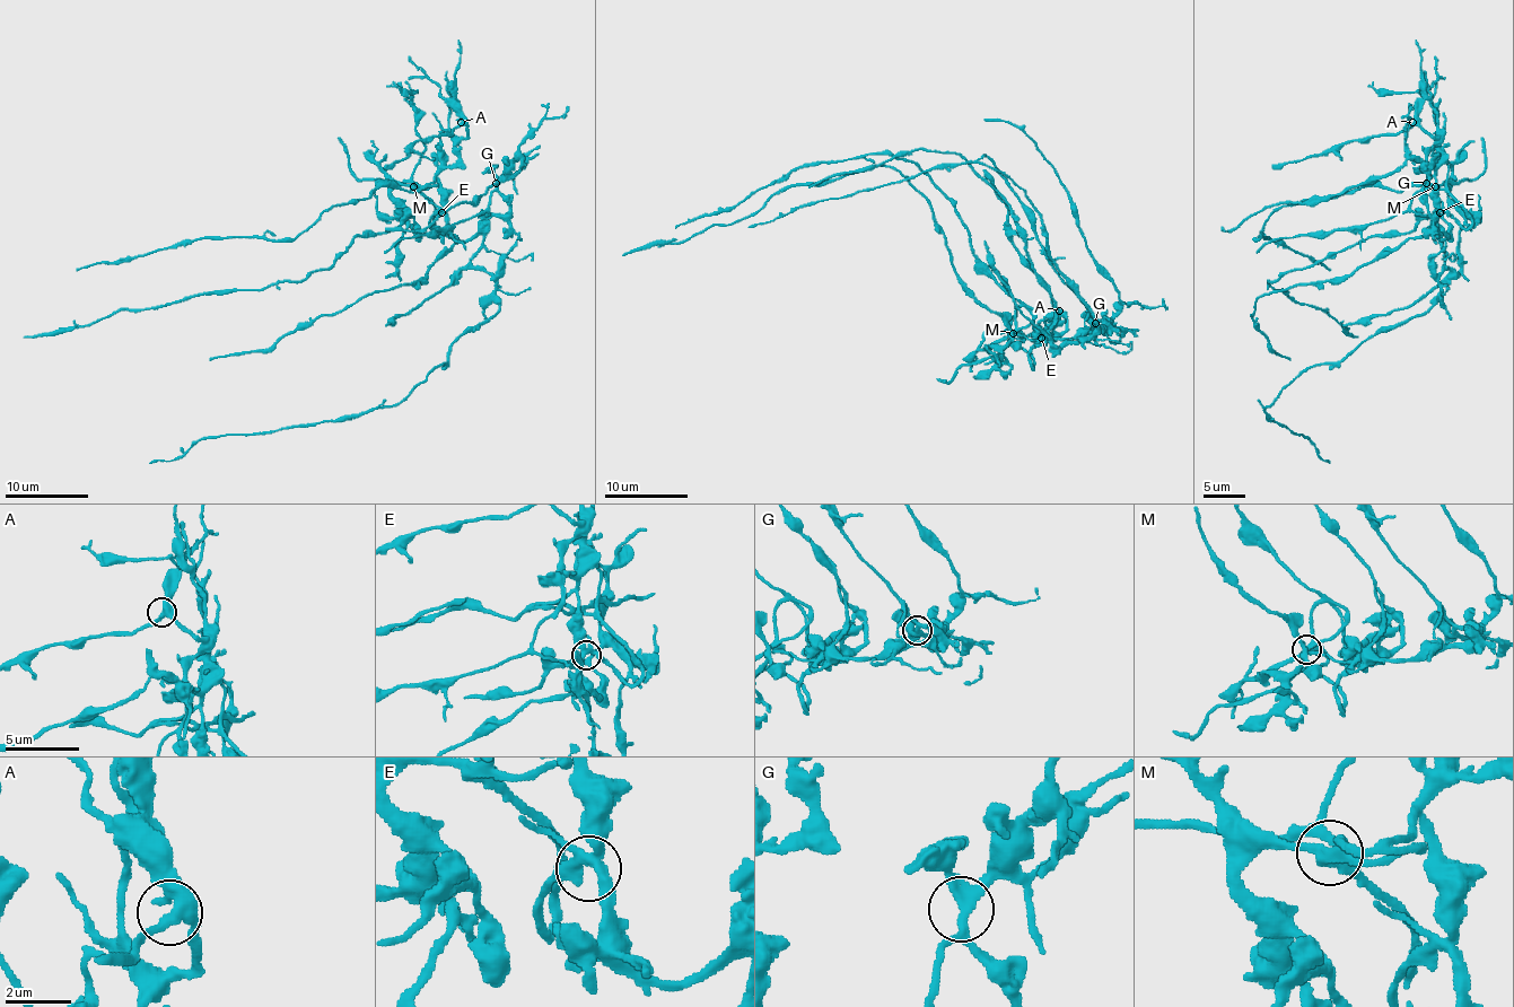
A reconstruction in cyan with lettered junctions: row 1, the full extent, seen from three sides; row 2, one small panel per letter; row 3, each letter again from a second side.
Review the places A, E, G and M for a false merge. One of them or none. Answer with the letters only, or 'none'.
none

